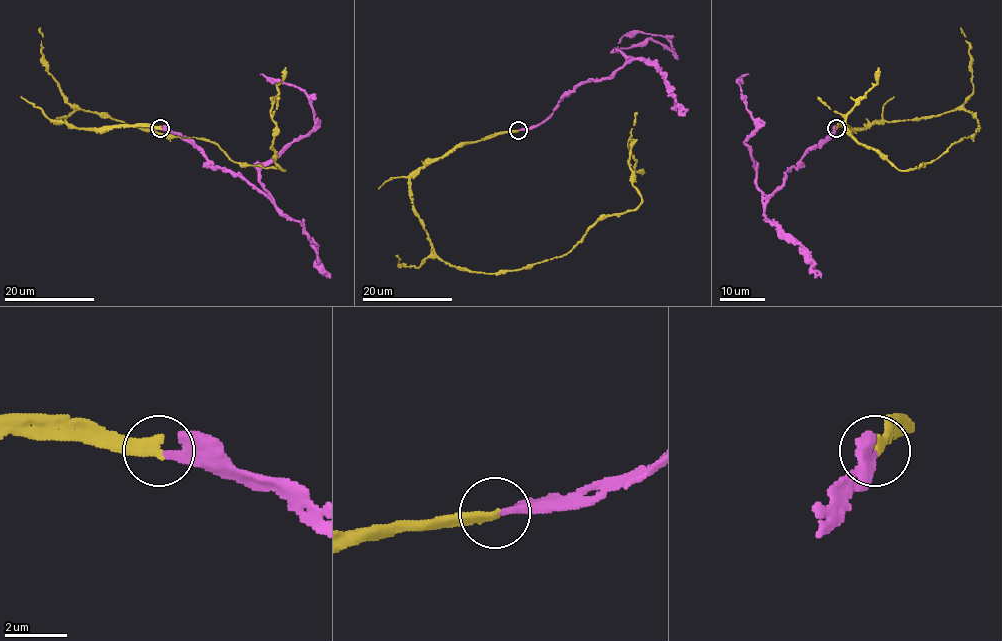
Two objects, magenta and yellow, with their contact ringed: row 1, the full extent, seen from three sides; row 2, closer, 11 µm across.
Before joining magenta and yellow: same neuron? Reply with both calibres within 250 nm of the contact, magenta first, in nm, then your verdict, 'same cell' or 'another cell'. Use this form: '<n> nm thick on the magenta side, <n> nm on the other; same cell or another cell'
280 nm thick on the magenta side, 340 nm on the other; same cell

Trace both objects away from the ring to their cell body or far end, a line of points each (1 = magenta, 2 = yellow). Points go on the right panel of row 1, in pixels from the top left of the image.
1: (835, 128), (766, 195), (757, 185), (745, 140), (755, 129), (754, 119), (738, 82), (749, 74)
2: (835, 128), (957, 110), (979, 123), (973, 135), (907, 170), (864, 147), (846, 113), (878, 67)

